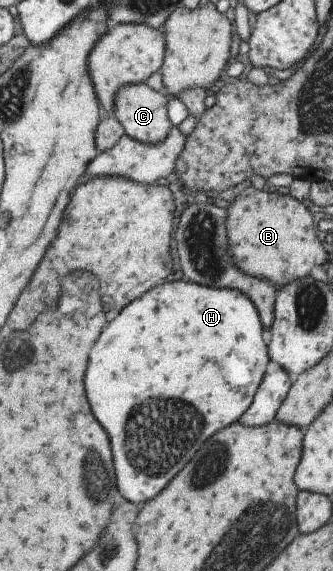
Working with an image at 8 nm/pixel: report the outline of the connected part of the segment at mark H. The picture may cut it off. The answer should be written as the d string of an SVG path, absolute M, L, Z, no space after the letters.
M169 281L162 285L153 287L153 291L147 291L147 295L139 297L135 303L130 303L121 311L117 319L107 323L107 331L103 331L103 339L95 345L95 351L91 353L91 367L87 369L87 397L91 399L91 407L95 411L95 417L103 427L107 427L107 433L111 435L113 441L113 451L115 451L115 469L117 469L117 483L119 491L125 499L133 503L147 503L155 499L185 467L187 463L195 457L195 453L221 429L239 422L242 415L250 409L254 402L254 397L258 393L259 386L266 377L265 369L271 361L270 345L263 339L265 324L258 307L254 307L253 301L235 291L235 289L209 287L195 282Z

